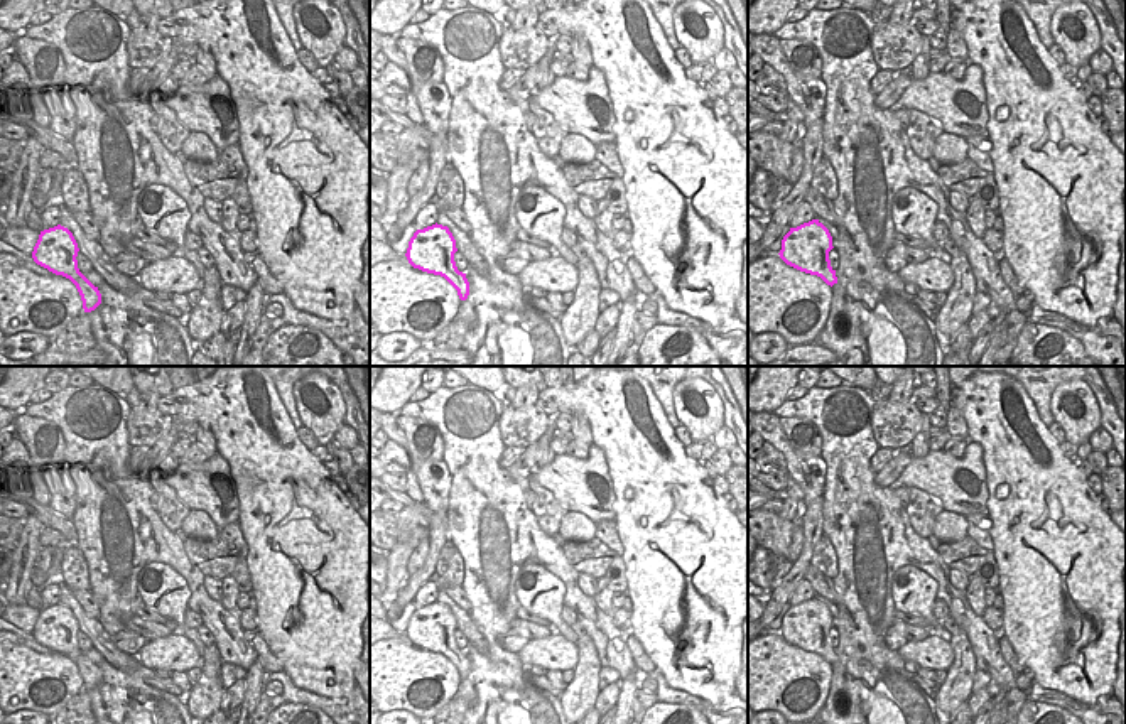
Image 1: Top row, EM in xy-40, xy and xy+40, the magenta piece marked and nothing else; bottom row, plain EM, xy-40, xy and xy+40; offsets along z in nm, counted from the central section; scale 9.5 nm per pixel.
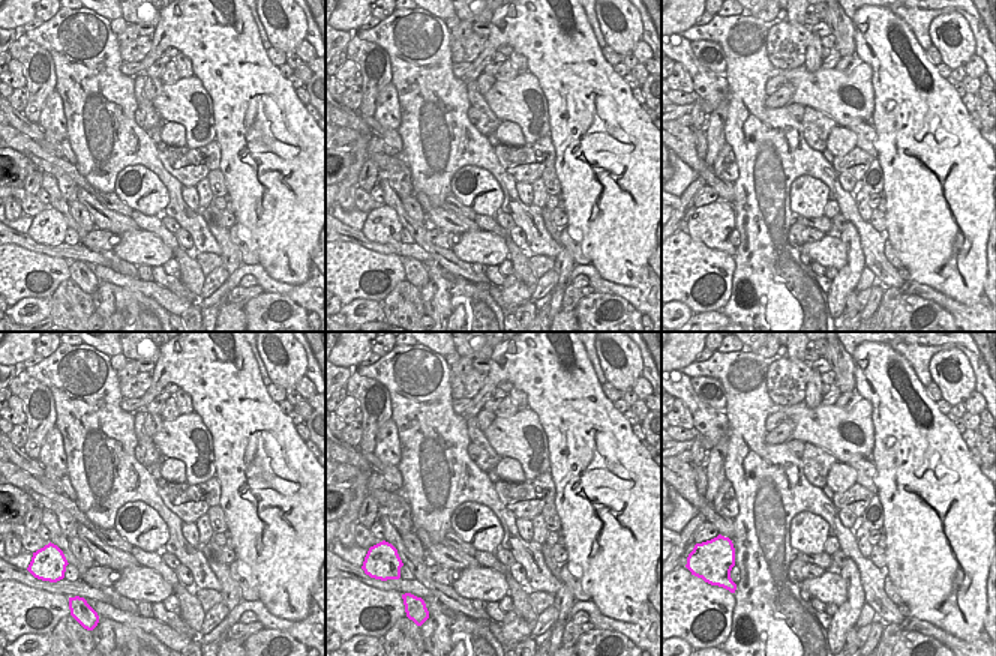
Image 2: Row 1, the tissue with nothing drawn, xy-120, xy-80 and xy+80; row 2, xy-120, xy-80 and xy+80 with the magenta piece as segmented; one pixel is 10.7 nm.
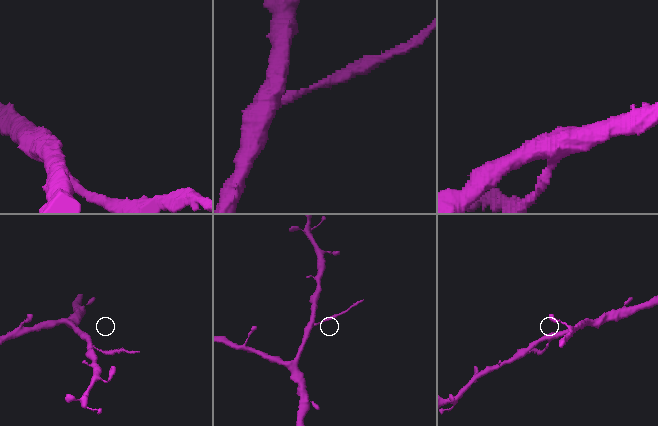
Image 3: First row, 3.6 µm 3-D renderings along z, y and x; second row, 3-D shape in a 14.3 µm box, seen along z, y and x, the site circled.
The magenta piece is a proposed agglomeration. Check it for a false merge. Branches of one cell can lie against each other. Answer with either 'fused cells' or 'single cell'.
fused cells

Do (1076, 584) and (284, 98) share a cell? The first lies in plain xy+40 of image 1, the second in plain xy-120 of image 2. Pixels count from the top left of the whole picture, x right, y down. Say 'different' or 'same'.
same

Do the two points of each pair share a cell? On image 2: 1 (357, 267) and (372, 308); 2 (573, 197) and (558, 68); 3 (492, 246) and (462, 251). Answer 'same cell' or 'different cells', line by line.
1: different cells
2: same cell
3: same cell

